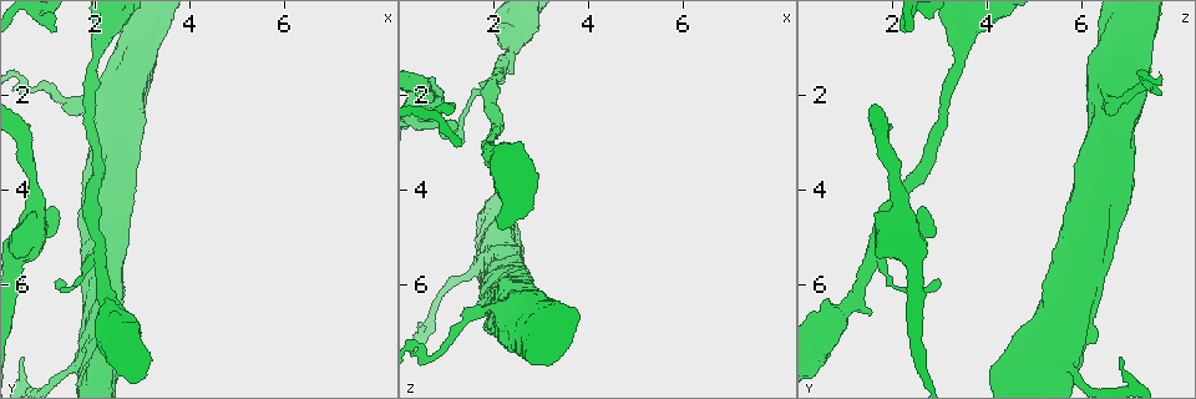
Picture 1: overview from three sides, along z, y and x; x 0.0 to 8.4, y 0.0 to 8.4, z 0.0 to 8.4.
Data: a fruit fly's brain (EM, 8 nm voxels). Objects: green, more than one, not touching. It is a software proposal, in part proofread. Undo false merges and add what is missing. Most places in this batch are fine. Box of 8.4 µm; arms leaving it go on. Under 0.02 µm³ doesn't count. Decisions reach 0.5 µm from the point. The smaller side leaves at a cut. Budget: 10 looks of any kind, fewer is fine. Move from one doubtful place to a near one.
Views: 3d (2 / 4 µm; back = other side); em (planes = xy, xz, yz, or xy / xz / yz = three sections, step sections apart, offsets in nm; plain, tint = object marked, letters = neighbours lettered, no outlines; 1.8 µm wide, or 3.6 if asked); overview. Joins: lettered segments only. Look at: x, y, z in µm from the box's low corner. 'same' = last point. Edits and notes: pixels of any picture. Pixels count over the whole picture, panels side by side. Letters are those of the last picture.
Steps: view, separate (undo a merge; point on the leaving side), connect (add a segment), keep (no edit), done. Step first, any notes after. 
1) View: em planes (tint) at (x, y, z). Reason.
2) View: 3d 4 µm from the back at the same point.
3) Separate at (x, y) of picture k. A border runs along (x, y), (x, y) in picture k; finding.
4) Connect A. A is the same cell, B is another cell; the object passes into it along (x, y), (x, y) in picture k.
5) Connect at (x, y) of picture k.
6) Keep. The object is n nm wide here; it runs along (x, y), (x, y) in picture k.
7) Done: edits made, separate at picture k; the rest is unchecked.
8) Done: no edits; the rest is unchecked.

View: em planes (letters) at (1.30, 6.00, 3.05). Tapers out.

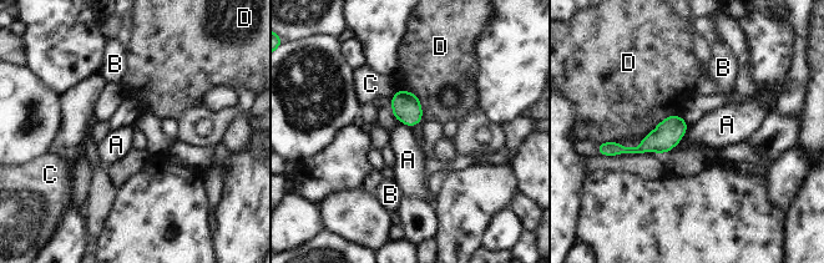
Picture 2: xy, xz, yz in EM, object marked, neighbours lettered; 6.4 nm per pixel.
Keep. A, B, C and D are other cells; no lettered segment goes on from it.

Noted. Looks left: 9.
View: em planes (letters) at (1.15, 4.35, 2.55). Branch stops here.

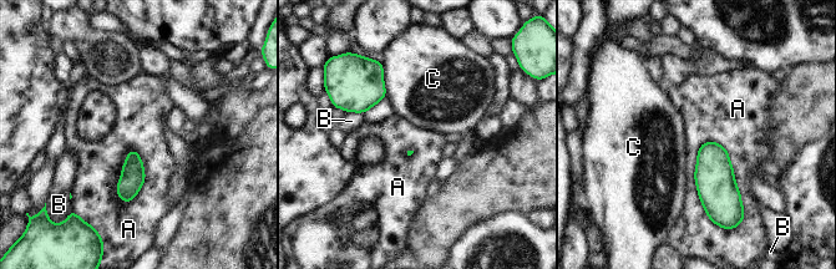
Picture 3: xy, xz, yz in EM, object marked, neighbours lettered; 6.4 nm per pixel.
Keep. A, B and C are other cells; no lettered segment goes on from it.

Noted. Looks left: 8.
View: 3d 2 µm at (1.15, 0.70, 2.20). Branch stops here.

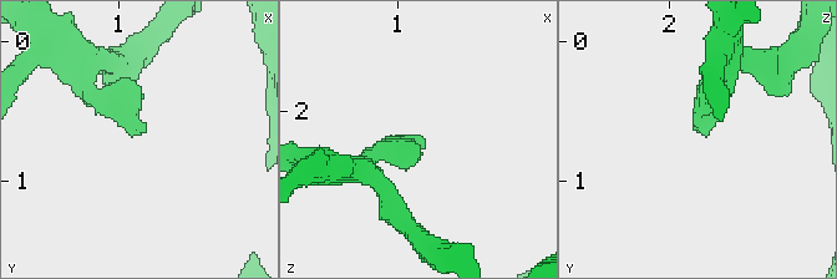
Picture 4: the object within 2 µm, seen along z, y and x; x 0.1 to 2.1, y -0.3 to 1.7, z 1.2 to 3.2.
View: em planes (letters) at (1.18, 0.66, 2.20). Shape alone is not enough.

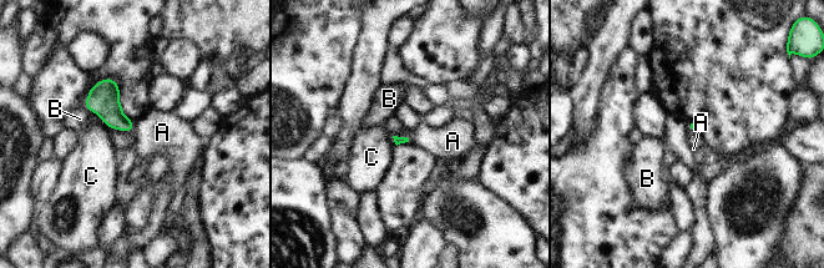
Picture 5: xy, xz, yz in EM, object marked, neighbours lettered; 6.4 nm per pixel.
Keep. A, B and C are other cells; a border runs along (135, 121), (132, 131) in picture 5; no lettered segment goes on from it.

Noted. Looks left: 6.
View: 3d 4 µm from the back at (0.60, 1.95, 7.55).

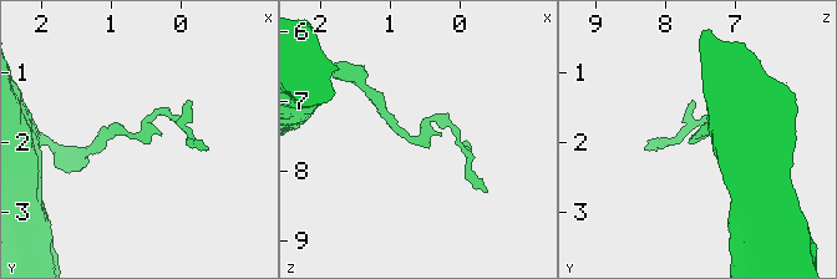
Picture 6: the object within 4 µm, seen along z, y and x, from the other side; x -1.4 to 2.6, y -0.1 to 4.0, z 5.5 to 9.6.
View: em planes (tint) at (0.60, 1.85, 7.55). Now the EM.

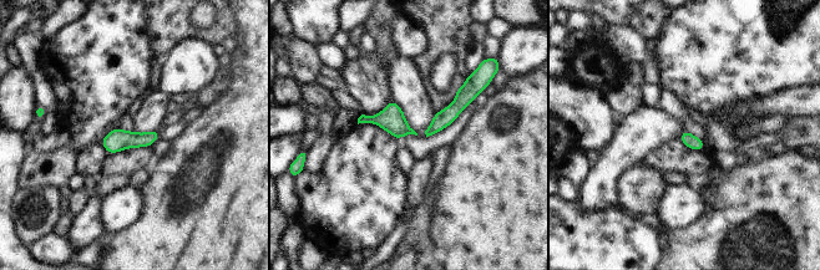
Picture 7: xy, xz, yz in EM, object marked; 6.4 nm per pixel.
View: em planes (letters) at the same point. See the neighbours.

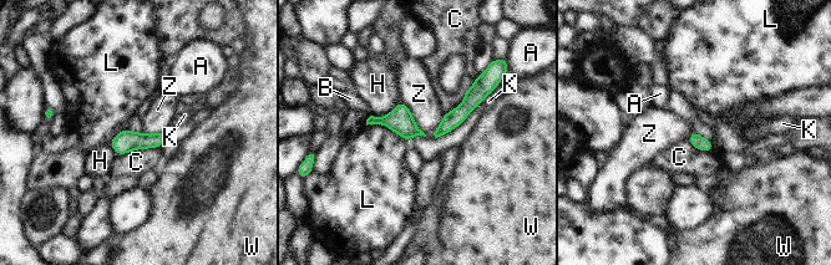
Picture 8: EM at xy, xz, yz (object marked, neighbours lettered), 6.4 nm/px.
Keep. A, B, C, H, K, L, W and Z are other cells; a border runs along (401, 100), (415, 125), (426, 136) in picture 8; continuous, no second neuron.

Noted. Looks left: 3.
Done: no edits; the rest is unchecked.

